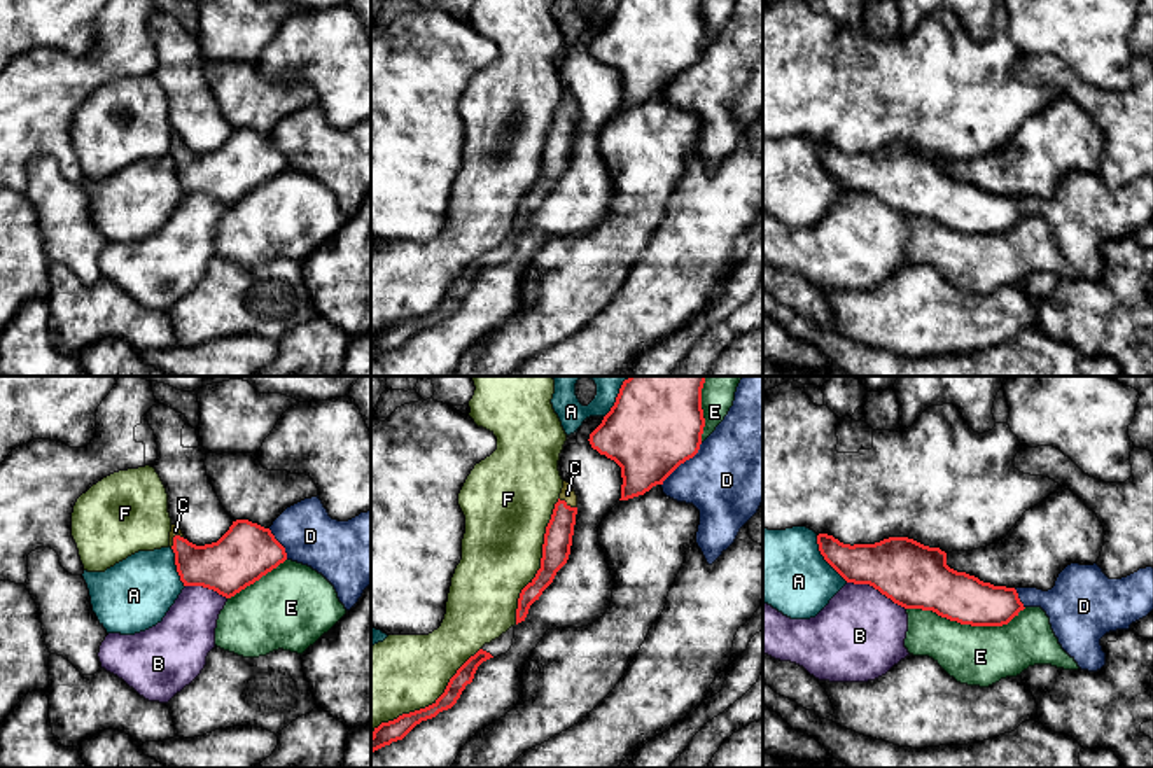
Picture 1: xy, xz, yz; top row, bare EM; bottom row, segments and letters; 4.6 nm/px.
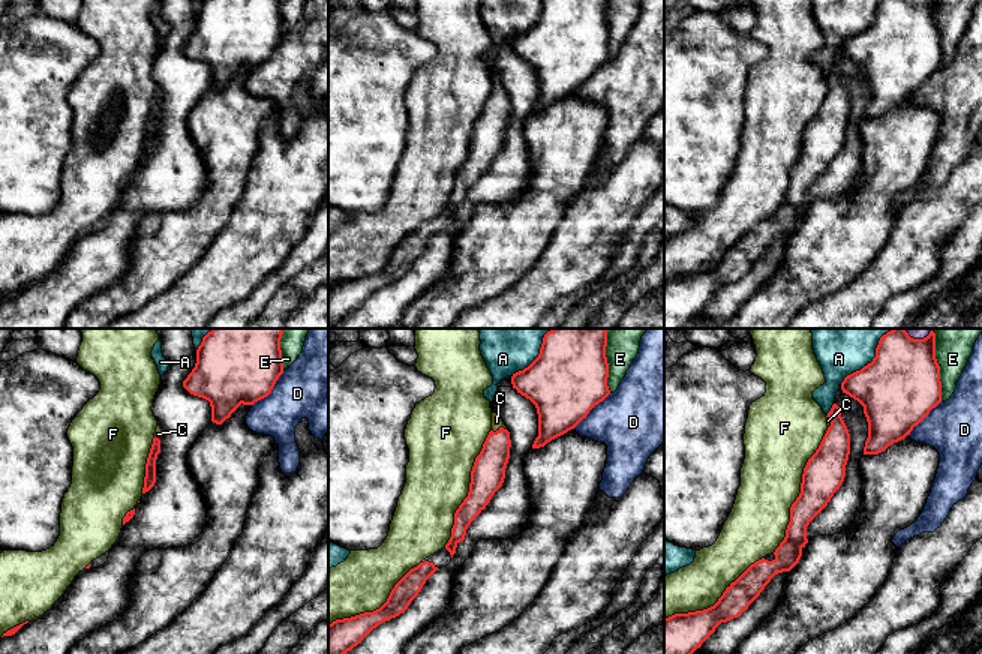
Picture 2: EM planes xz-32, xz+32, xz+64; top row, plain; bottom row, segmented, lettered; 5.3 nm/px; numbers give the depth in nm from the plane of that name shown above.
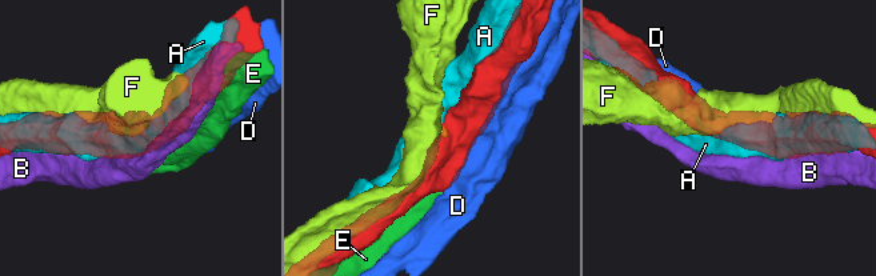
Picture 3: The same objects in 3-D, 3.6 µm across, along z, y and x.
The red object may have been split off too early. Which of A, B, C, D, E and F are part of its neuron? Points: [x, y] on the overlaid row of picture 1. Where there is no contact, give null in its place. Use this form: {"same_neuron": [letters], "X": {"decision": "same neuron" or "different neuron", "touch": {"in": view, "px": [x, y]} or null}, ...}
{"same_neuron": ["C"], "A": {"decision": "different neuron", "touch": {"in": "yz", "px": [824, 558]}}, "B": {"decision": "different neuron", "touch": {"in": "yz", "px": [877, 588]}}, "C": {"decision": "same neuron", "touch": {"in": "xz", "px": [566, 502]}}, "D": {"decision": "different neuron", "touch": {"in": "xz", "px": [683, 462]}}, "E": {"decision": "different neuron", "touch": {"in": "yz", "px": [966, 623]}}, "F": {"decision": "different neuron", "touch": {"in": "xz", "px": [541, 560]}}}

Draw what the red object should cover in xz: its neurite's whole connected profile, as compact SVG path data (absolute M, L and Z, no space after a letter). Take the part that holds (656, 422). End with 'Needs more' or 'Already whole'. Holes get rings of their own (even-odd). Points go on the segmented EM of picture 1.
M630 376L590 444L621 467L621 499L644 495L702 444L705 376Z. Already whole

